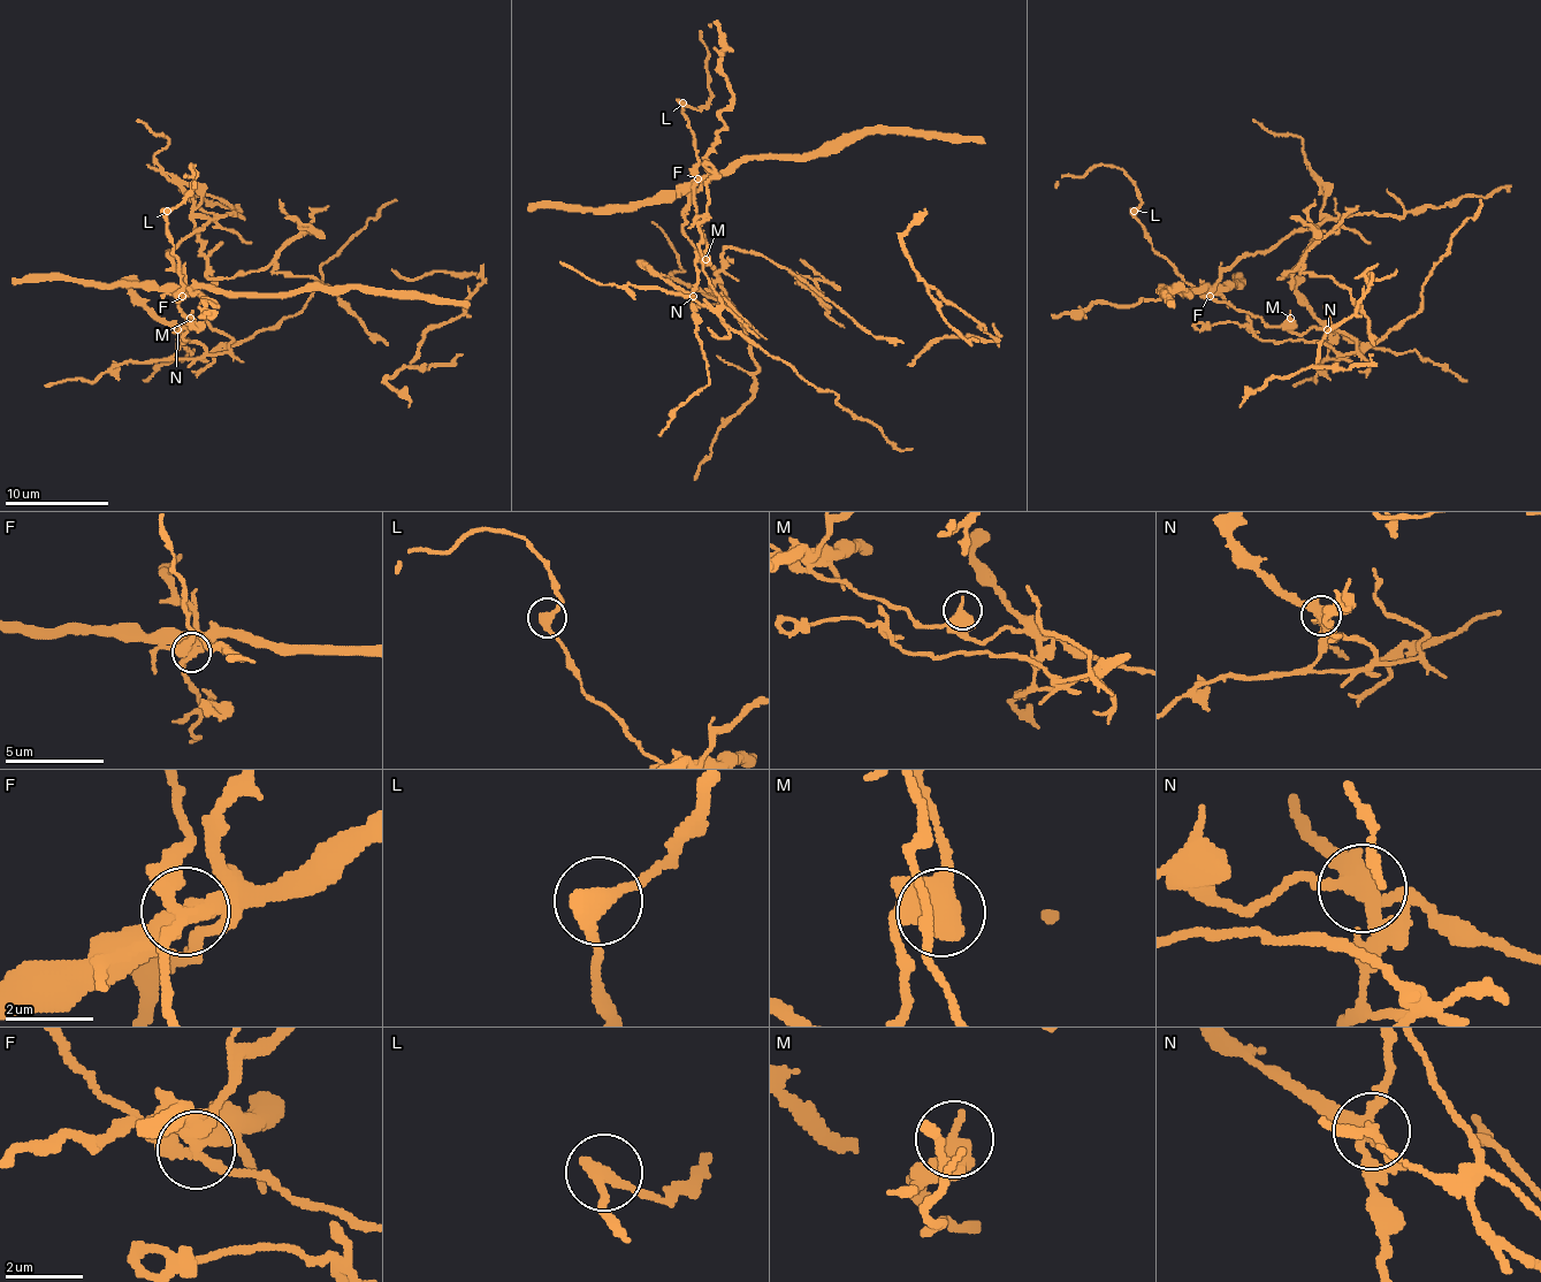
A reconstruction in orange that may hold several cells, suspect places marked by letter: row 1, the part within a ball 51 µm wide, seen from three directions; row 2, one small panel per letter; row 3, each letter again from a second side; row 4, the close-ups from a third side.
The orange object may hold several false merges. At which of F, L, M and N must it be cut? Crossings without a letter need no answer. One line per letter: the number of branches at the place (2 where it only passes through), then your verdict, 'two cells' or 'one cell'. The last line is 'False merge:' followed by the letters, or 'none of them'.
F: 4 branches meet; two cells
L: 2 branches meet; one cell
M: 2 branches meet; one cell
N: 3 branches meet; two cells
False merge: F, N

